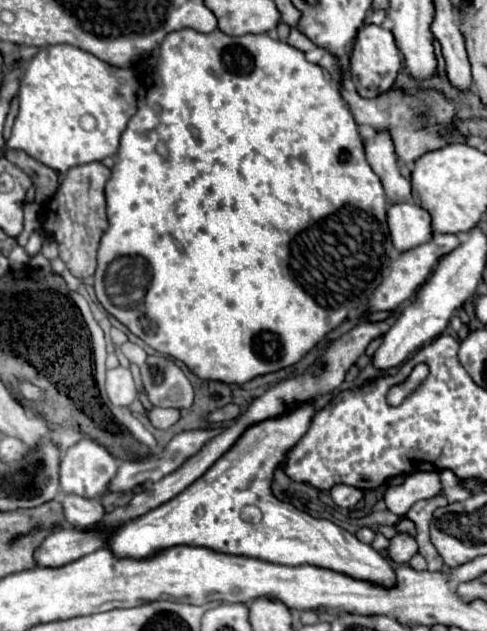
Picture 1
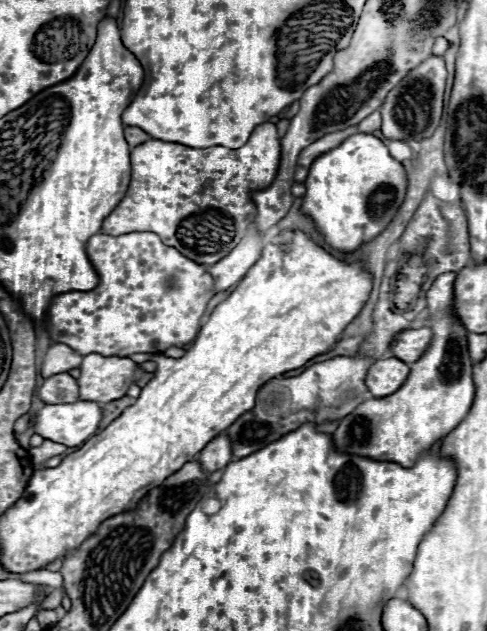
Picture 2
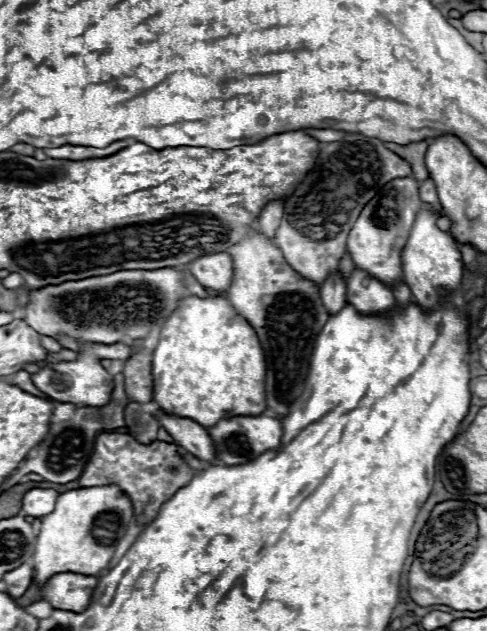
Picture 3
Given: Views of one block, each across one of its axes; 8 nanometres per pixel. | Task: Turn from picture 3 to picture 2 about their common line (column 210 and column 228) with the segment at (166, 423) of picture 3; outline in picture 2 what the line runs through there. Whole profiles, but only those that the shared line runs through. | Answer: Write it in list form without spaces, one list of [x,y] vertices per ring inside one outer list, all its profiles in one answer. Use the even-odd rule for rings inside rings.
[[[226,436],[214,438],[198,454],[198,462],[200,462],[202,470],[206,470],[206,474],[222,470],[230,462],[230,458],[232,458],[232,448],[230,448],[230,440]]]

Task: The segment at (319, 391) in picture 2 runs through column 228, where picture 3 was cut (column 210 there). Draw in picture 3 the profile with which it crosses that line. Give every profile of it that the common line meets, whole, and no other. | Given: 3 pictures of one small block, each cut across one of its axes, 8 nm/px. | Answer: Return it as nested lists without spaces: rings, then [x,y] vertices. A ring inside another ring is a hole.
[[[232,416],[232,418],[222,418],[216,426],[206,428],[208,436],[212,438],[216,456],[220,458],[222,464],[228,466],[236,466],[236,464],[244,464],[248,460],[254,460],[256,456],[260,456],[266,450],[274,450],[280,446],[280,438],[282,438],[282,426],[278,418],[270,418],[270,416]]]

